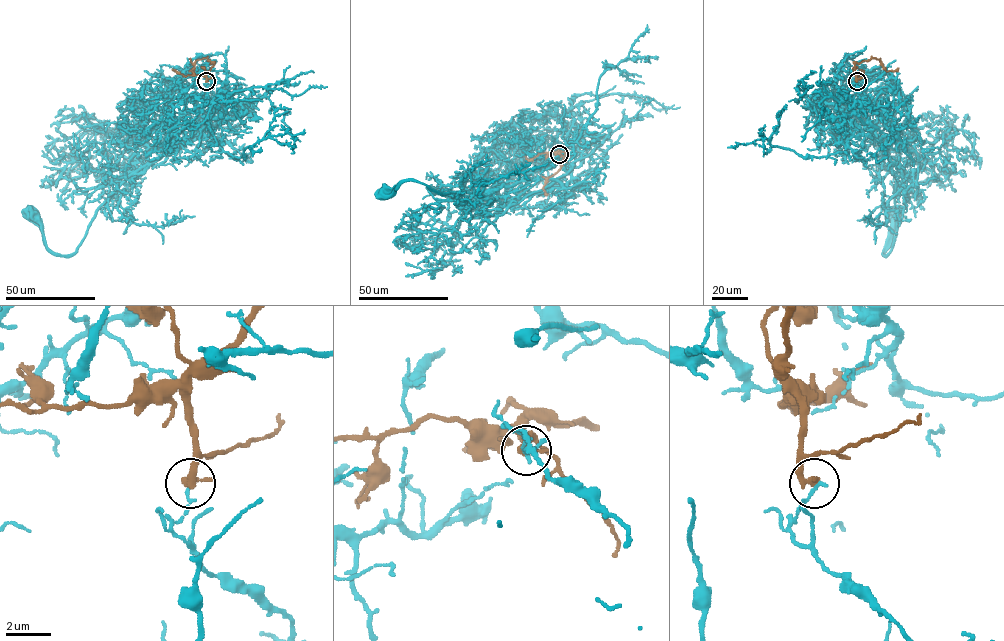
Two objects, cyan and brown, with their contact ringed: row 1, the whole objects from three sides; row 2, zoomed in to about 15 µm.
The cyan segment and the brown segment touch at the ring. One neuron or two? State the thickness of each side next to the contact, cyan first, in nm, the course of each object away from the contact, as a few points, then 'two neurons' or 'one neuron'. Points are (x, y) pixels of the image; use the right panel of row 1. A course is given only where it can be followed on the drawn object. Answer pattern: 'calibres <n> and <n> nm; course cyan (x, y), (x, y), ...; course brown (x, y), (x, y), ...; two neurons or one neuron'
calibres 160 and 420 nm; course cyan (857, 81), (855, 85), (890, 132), (881, 141), (895, 177), (896, 235), (892, 249), (883, 255), (896, 213); course brown (857, 81), (855, 63), (875, 58), (886, 71), (898, 68); two neurons

